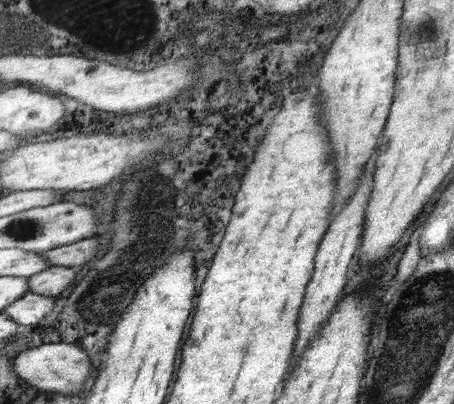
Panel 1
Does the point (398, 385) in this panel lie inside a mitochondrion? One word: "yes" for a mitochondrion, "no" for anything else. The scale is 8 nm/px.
yes

